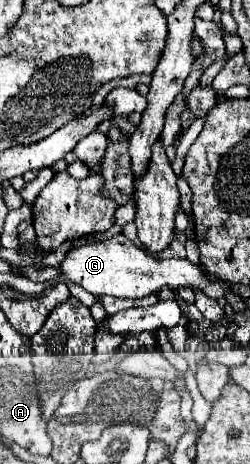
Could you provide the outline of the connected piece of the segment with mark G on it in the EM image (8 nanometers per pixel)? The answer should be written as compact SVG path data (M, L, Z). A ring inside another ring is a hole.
M115 234L113 238L109 238L105 242L93 242L93 244L83 244L83 246L73 248L67 254L67 258L61 262L61 270L63 270L65 278L83 286L93 296L111 294L117 298L143 298L143 296L149 296L149 294L155 294L157 290L161 290L161 286L169 286L171 290L181 288L181 286L201 288L207 296L211 296L215 300L229 294L227 284L209 282L203 276L203 270L199 266L191 264L189 260L185 260L185 258L171 258L171 260L151 258L143 248L135 246L123 234Z

